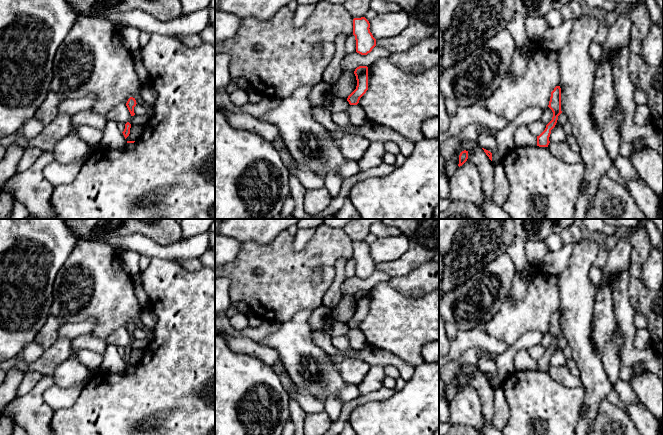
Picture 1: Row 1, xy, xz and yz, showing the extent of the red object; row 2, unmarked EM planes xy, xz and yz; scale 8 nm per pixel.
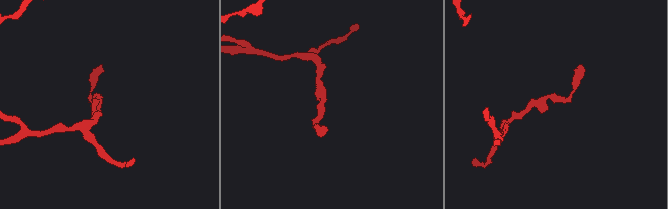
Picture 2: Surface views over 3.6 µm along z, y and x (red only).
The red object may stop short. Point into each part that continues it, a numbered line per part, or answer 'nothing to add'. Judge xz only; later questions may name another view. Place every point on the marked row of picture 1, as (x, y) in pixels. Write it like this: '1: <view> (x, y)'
nothing to add

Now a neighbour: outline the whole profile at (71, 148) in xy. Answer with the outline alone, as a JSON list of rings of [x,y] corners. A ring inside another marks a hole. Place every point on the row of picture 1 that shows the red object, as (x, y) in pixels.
[[[70,132],[58,140],[53,149],[55,161],[62,164],[80,162],[89,152],[89,146],[77,133]]]

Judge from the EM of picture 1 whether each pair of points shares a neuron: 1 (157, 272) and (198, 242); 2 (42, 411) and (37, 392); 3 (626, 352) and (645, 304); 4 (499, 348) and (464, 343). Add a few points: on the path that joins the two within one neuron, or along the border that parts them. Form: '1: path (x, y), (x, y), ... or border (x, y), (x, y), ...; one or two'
1: border (151, 257), (173, 260), (179, 264); two
2: path (37, 406), (37, 397); one
3: border (627, 290), (629, 302), (635, 312); two
4: path (490, 344), (486, 342), (473, 342); one

